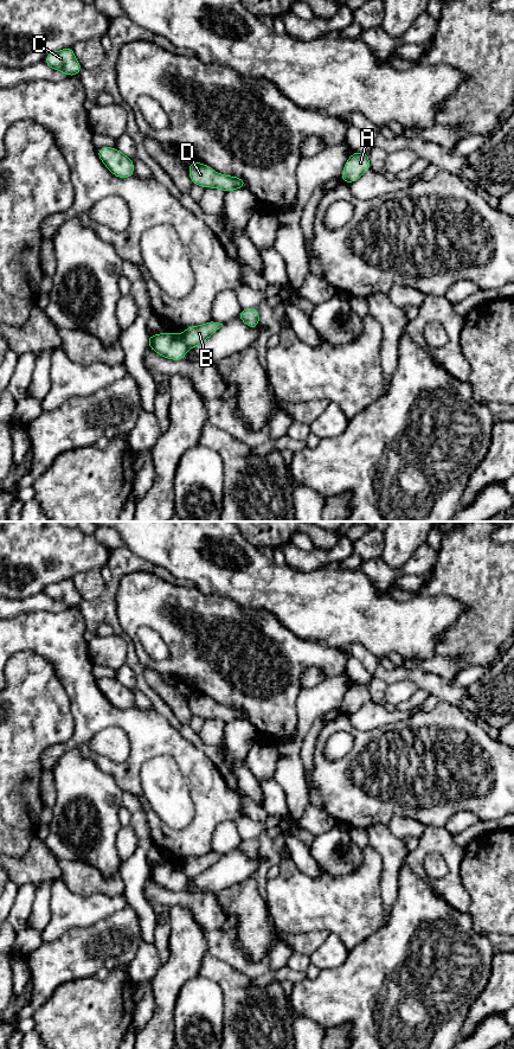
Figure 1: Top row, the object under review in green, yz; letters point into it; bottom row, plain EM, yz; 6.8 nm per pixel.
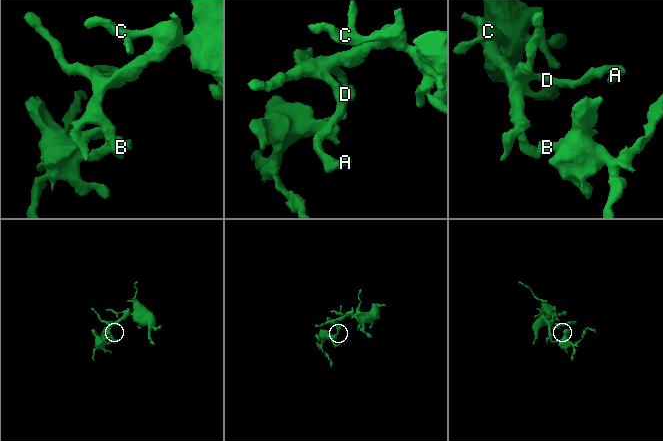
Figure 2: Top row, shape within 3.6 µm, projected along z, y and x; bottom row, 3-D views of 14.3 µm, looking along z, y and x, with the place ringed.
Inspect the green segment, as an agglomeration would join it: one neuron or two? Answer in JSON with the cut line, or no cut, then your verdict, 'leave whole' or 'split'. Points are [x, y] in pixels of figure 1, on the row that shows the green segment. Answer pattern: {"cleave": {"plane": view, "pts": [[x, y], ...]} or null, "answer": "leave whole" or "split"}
{"cleave": {"plane": "yz", "pts": [[178, 337], [188, 349]]}, "answer": "split"}

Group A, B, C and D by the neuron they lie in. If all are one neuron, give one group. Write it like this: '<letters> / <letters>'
A C D / B

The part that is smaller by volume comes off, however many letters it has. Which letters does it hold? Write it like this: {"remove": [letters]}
{"remove": ["B"]}

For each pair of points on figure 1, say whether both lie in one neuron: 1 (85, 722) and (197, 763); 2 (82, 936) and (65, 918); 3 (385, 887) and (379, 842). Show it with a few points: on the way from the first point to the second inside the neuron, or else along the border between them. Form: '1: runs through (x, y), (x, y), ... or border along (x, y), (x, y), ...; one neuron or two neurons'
1: runs through (113, 720), (133, 721), (153, 736), (169, 742); one neuron
2: border along (101, 920), (70, 927), (50, 941); two neurons
3: runs through (389, 876), (389, 852); one neuron

